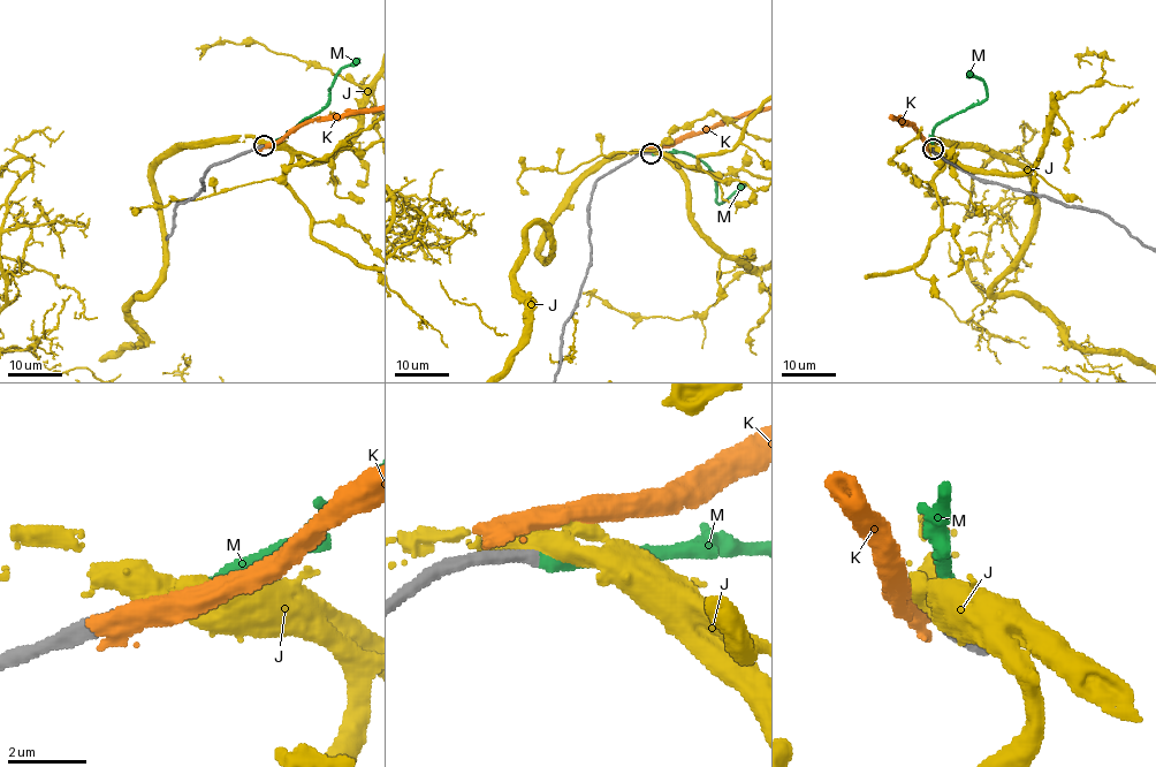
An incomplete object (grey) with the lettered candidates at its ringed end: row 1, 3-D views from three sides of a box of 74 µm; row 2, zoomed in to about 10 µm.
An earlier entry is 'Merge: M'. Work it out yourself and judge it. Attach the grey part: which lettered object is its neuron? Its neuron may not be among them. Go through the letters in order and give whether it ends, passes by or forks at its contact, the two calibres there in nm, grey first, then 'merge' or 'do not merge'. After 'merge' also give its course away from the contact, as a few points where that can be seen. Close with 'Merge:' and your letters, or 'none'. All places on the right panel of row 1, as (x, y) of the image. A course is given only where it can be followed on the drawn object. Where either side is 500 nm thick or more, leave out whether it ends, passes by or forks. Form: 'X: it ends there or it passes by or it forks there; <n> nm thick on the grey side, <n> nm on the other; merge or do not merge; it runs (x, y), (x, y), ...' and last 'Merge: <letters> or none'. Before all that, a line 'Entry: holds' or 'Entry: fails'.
Entry: holds
J: 360 nm thick on the grey side, 550 nm on the other; do not merge
K: 360 nm thick on the grey side, 500 nm on the other; do not merge
M: it ends there; 360 nm thick on the grey side, 280 nm on the other; merge; it runs (933, 149), (933, 129), (986, 98), (986, 85), (967, 70)
Merge: M

